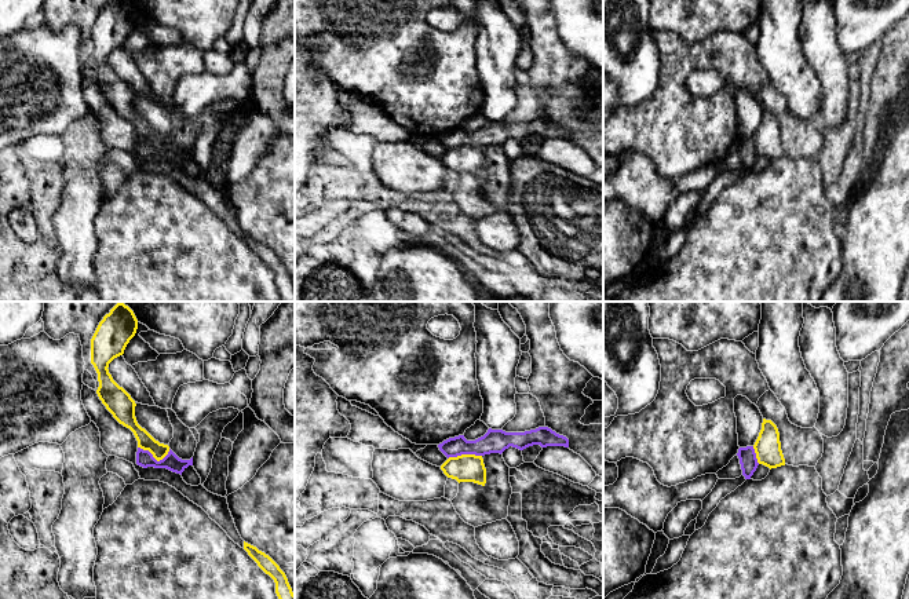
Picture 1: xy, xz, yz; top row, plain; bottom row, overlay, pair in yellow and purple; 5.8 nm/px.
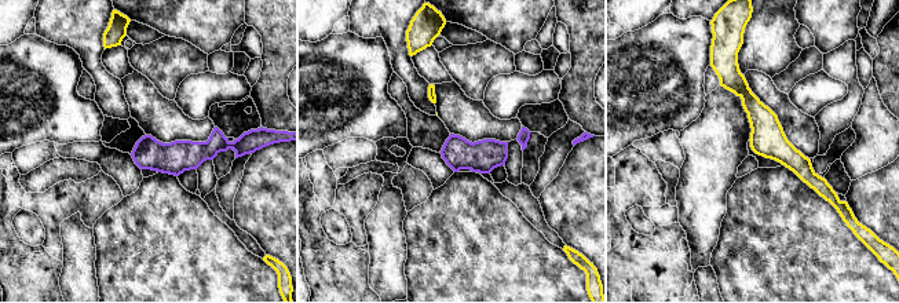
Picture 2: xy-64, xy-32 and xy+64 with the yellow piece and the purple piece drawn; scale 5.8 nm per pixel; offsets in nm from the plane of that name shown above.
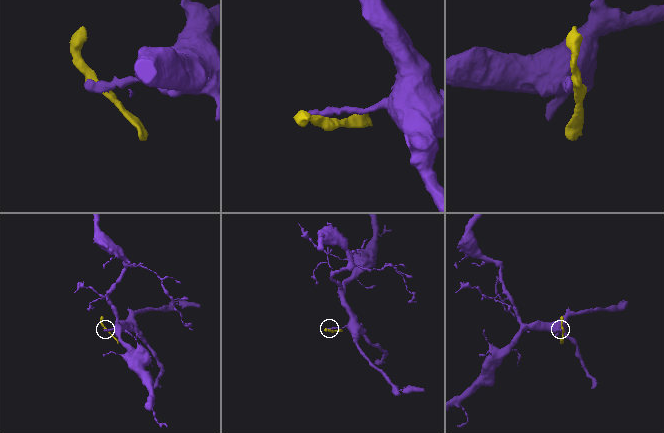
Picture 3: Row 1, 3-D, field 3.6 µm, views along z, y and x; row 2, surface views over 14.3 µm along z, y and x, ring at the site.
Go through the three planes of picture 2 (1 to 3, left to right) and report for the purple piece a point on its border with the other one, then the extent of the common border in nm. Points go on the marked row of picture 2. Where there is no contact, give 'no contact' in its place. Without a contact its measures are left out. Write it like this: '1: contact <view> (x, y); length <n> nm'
1: no contact
2: no contact
3: no contact

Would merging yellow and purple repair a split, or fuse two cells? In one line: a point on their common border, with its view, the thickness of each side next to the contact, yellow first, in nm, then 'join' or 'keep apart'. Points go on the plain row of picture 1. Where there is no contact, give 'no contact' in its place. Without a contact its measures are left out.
xy (154, 149) | 100/100 nm | keep apart

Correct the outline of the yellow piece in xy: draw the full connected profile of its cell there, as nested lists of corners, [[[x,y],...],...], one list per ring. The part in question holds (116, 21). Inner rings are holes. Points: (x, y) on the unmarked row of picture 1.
[[[112,0],[99,14],[91,30],[91,55],[98,65],[99,78],[96,85],[113,109],[129,120],[138,139],[149,142],[160,153],[168,143],[169,138],[156,132],[135,109],[135,92],[120,78],[109,65],[109,55],[124,45],[129,32],[135,28],[138,11],[131,0]]]

